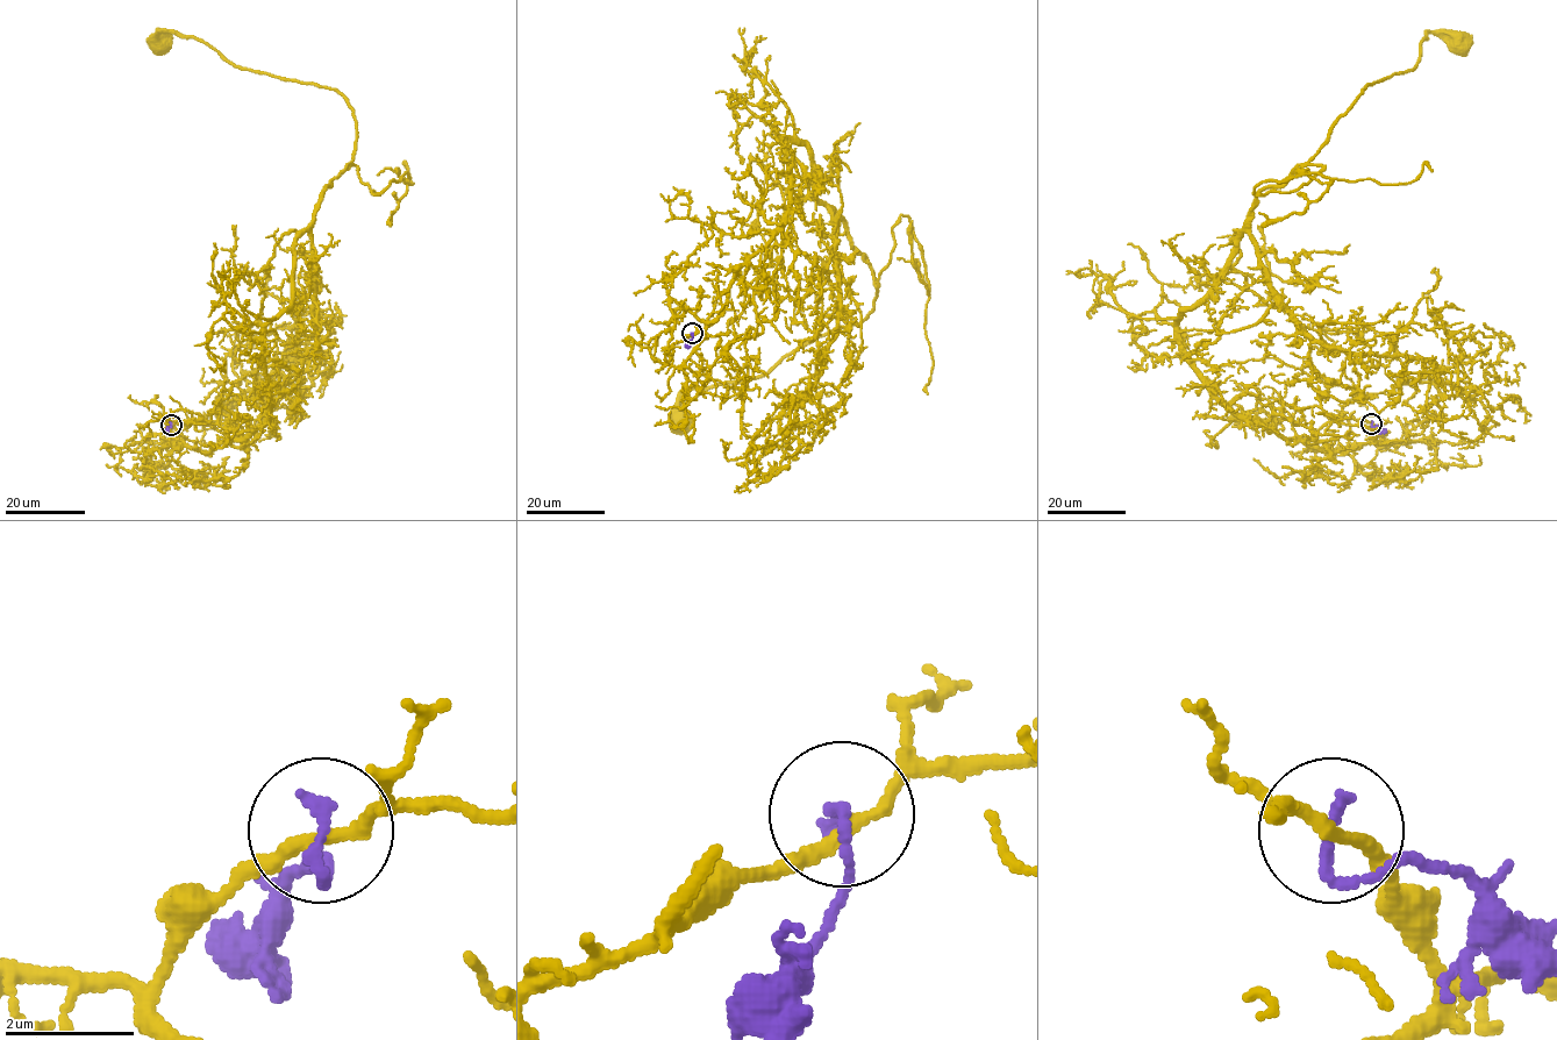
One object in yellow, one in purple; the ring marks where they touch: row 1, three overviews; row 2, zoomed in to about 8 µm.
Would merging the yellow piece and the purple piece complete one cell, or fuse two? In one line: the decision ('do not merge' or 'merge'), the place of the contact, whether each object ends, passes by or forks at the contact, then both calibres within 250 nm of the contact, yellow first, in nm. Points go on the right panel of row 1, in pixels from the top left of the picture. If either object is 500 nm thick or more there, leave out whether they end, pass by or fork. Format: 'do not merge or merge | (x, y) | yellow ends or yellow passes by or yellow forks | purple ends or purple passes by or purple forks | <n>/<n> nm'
do not merge | (1371, 424) | yellow passes by | purple ends | 200/200 nm

